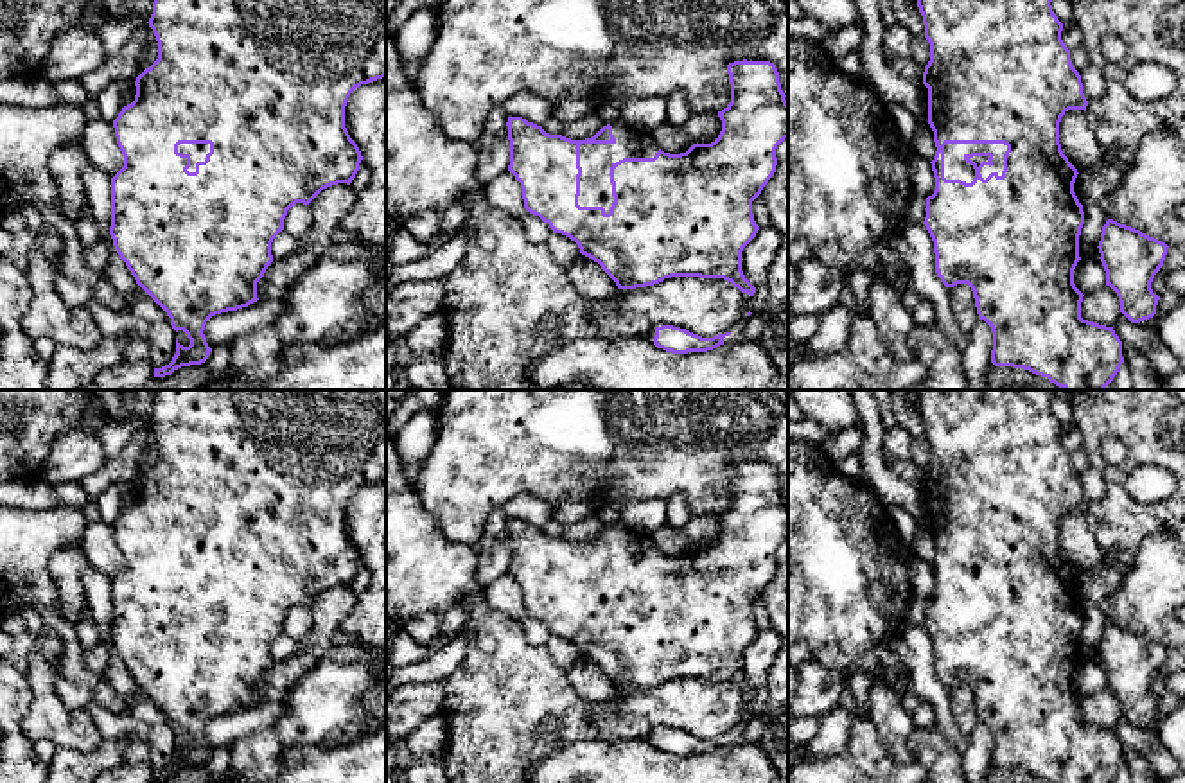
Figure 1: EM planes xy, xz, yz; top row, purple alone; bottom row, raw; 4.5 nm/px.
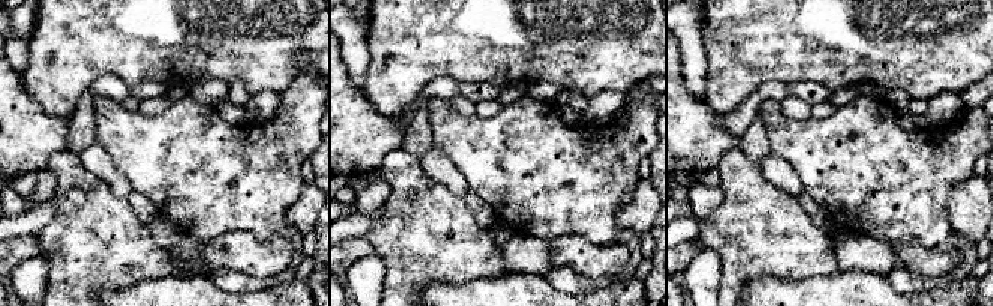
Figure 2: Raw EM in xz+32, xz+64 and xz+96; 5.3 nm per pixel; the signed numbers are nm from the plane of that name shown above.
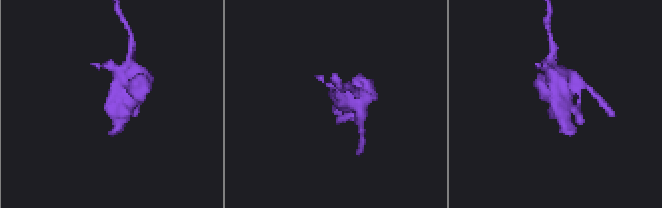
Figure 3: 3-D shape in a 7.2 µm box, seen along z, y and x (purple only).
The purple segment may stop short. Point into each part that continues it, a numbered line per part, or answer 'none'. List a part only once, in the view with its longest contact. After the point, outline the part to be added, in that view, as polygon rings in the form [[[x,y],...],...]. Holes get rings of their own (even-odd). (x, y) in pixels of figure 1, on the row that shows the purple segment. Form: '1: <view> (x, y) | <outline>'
1: yz (956, 167) | [[[946,144],[944,145],[944,178],[961,180],[971,183],[975,178],[975,169],[970,165],[964,156],[971,153],[991,153],[993,165],[984,165],[980,169],[982,178],[986,180],[991,172],[1002,176],[1004,171],[1004,154],[1007,145],[1004,144]]]

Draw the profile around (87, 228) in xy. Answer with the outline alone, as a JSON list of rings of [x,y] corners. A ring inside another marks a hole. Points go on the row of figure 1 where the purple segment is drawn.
[[[90,208],[86,212],[83,212],[81,217],[75,219],[74,223],[75,223],[77,235],[84,248],[92,248],[97,242],[101,242],[101,233],[92,217]]]

